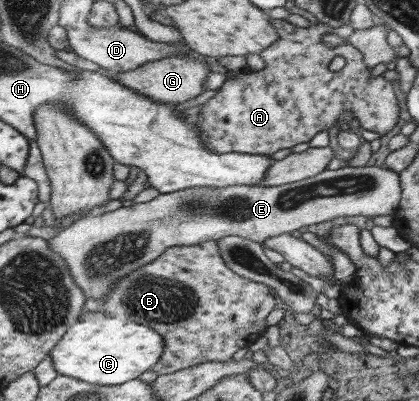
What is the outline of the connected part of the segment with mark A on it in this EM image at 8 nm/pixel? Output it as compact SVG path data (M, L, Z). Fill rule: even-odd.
M273 19L273 27L277 29L278 33L278 41L274 42L273 45L266 47L266 50L259 54L259 56L264 60L265 67L256 70L252 68L246 68L244 70L238 71L238 75L236 78L228 77L221 87L218 89L218 93L212 98L209 98L205 101L201 106L200 116L197 117L197 123L200 125L200 129L202 129L202 137L206 141L206 145L212 148L213 151L218 151L218 153L230 153L230 152L238 152L238 153L250 153L254 155L271 155L278 149L288 149L294 147L294 145L298 145L298 143L306 143L316 135L316 133L320 133L320 131L328 131L332 125L334 125L336 119L341 118L346 113L350 113L352 117L354 117L354 121L356 125L359 124L359 127L362 129L366 129L366 131L374 131L374 133L379 133L380 135L384 135L386 132L390 131L396 121L398 121L398 101L394 96L394 89L392 89L392 82L384 79L382 74L370 79L370 68L364 64L363 56L360 54L357 48L353 47L353 44L344 42L336 47L325 47L324 43L321 41L322 35L325 33L335 33L339 37L348 37L354 28L350 22L346 22L342 24L340 27L332 27L323 23L314 23L309 24L308 27L297 27L285 20ZM340 56L344 58L344 66L338 71L331 71L328 68L328 65L332 58Z

